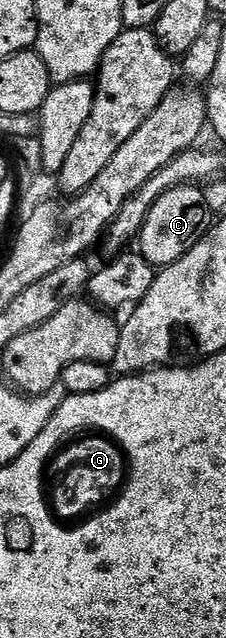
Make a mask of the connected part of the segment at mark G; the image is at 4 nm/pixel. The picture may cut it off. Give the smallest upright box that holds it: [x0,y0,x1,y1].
[35,429,133,533]

